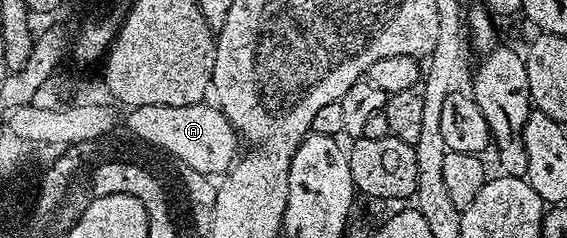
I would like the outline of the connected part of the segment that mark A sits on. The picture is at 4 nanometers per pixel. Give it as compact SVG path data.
M203 101L192 105L140 105L139 107L131 107L125 112L127 114L126 127L134 134L135 140L149 143L159 152L165 153L167 151L172 158L179 159L176 161L181 166L196 169L199 173L209 177L218 177L229 172L230 168L234 166L236 162L234 150L237 149L238 143L240 147L240 139L234 126L227 121L226 114L219 111L217 106L210 104L209 107L208 104L209 102Z

